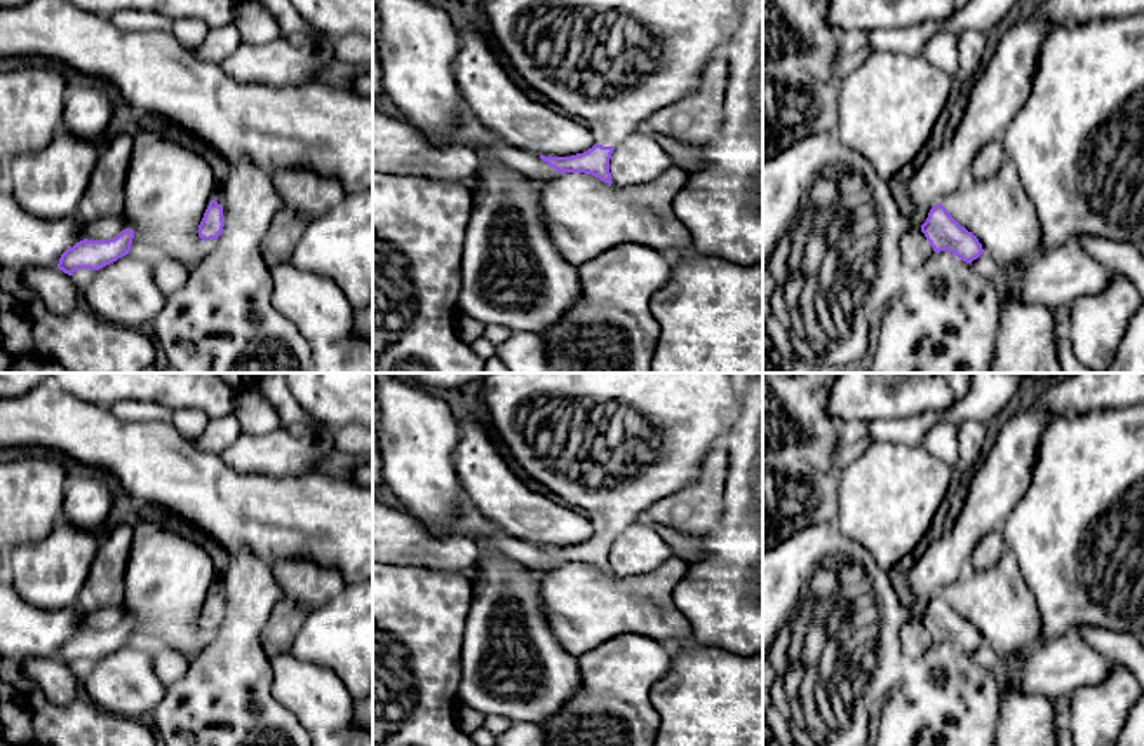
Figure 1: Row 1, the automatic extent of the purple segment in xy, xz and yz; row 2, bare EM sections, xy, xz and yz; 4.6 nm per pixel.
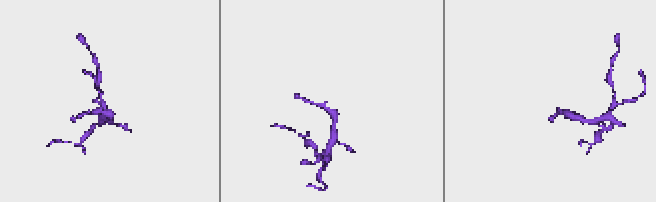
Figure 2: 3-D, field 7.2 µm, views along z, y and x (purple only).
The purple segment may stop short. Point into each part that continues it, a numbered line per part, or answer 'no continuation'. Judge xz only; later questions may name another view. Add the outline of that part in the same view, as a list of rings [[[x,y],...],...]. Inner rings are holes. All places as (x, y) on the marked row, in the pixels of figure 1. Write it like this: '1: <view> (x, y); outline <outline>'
1: xz (692, 32); outline [[[479,0],[479,9],[510,71],[564,115],[583,119],[594,145],[613,148],[649,115],[696,91],[703,68],[723,52],[742,16],[740,0]],[[538,5],[623,14],[658,40],[660,49],[648,58],[636,85],[589,98],[566,87],[561,77],[550,77],[524,49],[522,23]]]

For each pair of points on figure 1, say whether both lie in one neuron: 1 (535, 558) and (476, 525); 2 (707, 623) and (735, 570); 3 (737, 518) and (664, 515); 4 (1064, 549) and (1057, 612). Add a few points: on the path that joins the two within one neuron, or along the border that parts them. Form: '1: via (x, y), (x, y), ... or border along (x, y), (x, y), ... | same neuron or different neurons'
1: via (521, 551), (490, 530) | same neuron
2: via (720, 610), (735, 595), (735, 583) | same neuron
3: border along (726, 478), (721, 516), (700, 539) | different neurons
4: via (1064, 565), (1064, 596) | same neuron

